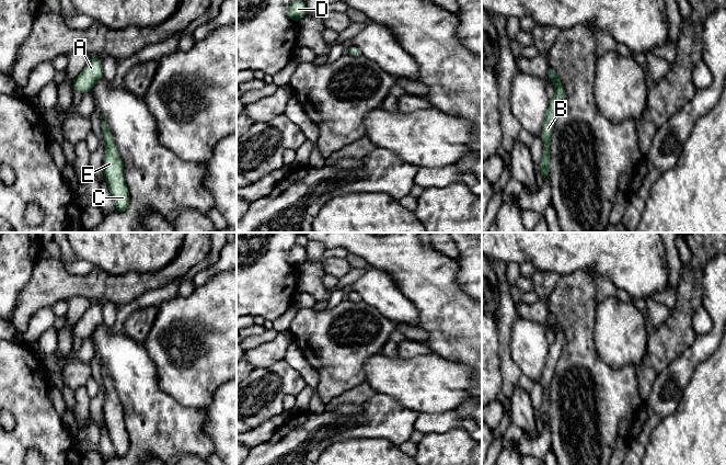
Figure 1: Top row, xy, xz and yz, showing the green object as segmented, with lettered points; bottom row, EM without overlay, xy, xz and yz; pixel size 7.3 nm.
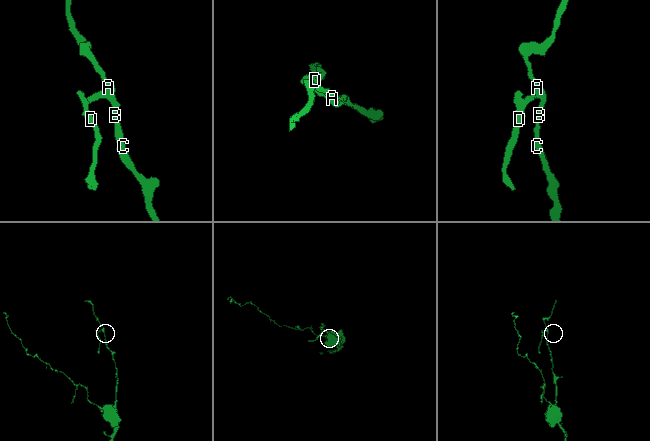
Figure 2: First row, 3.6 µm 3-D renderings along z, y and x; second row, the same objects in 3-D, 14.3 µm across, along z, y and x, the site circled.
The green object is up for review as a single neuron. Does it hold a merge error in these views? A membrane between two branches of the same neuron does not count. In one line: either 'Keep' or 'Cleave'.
Keep

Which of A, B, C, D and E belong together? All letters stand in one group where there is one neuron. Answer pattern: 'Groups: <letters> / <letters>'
Groups: A B C D E

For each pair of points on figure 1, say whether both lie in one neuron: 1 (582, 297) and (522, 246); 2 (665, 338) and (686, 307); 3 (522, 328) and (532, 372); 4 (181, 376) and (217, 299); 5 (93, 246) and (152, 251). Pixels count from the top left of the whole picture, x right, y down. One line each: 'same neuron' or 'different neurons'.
1: different neurons
2: same neuron
3: same neuron
4: same neuron
5: same neuron

